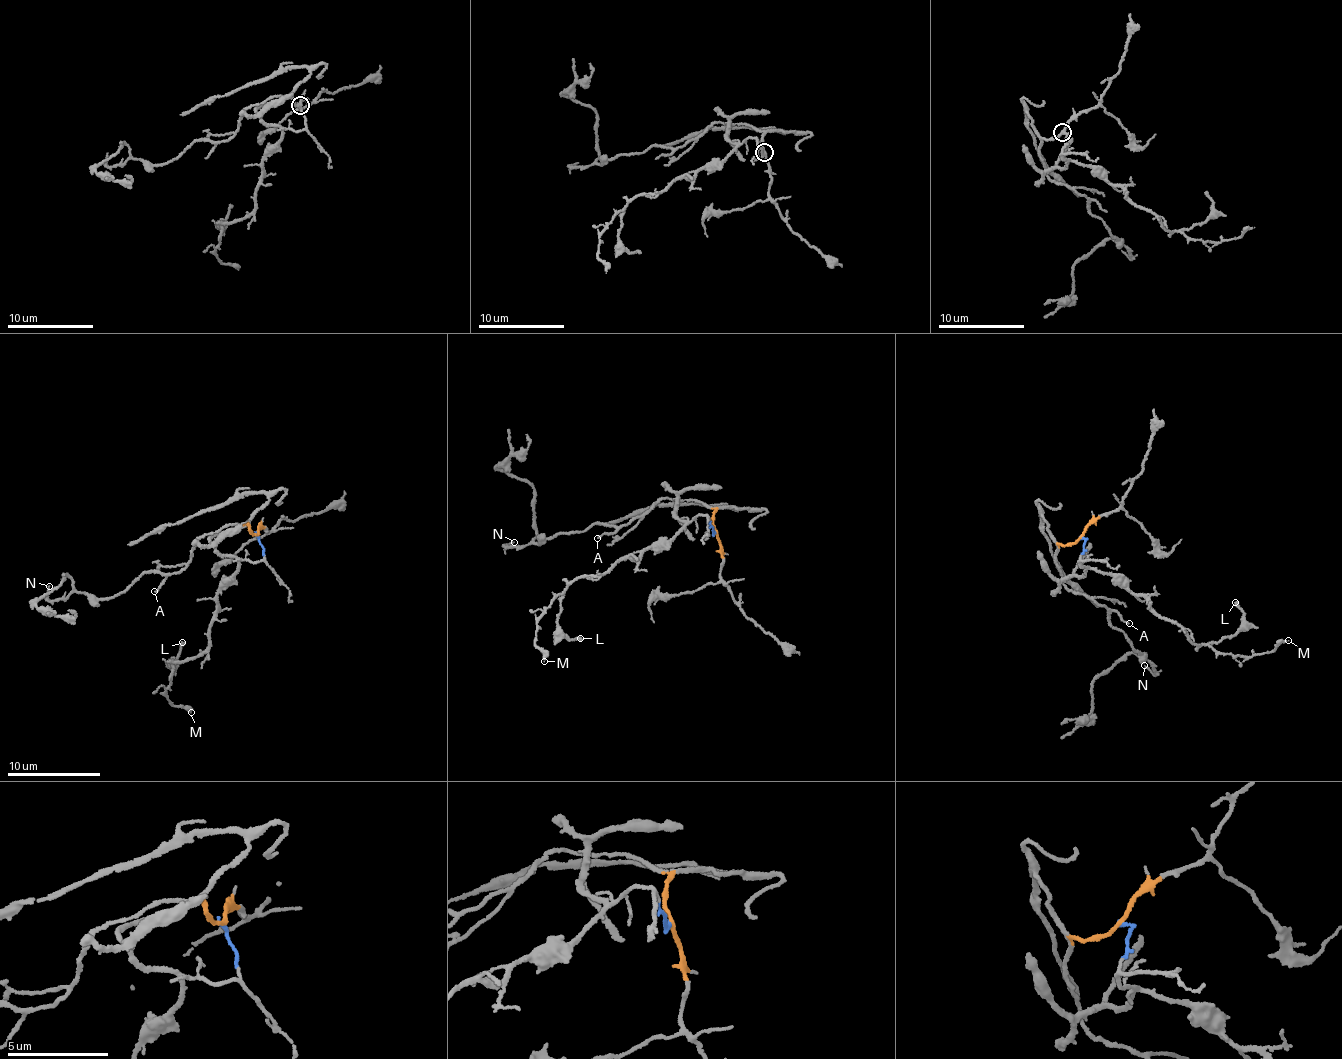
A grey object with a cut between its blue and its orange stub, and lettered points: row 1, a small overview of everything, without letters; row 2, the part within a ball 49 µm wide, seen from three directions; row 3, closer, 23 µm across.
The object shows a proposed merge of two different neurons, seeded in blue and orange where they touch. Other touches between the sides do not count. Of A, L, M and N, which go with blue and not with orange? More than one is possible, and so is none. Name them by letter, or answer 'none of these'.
L, M

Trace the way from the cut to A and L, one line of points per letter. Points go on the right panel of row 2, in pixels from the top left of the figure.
A: (1081, 536), (1059, 547), (1056, 562), (1064, 584), (1129, 623)
L: (1081, 536), (1085, 539), (1079, 562), (1111, 575), (1182, 629), (1197, 647), (1233, 634), (1243, 613), (1234, 602)

